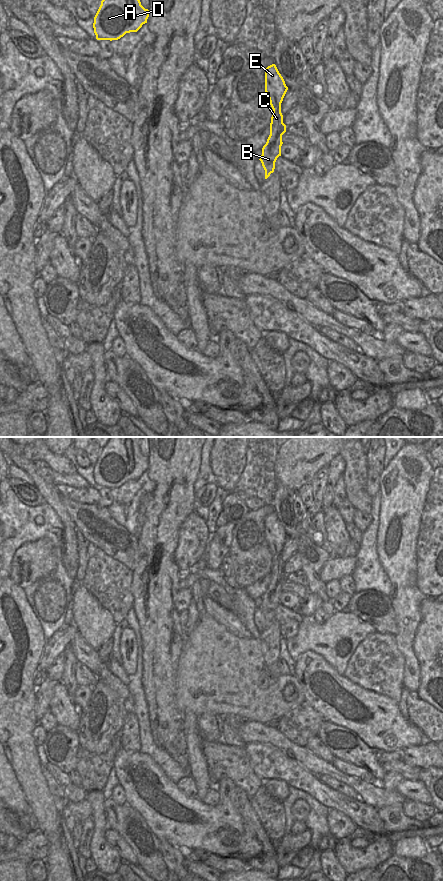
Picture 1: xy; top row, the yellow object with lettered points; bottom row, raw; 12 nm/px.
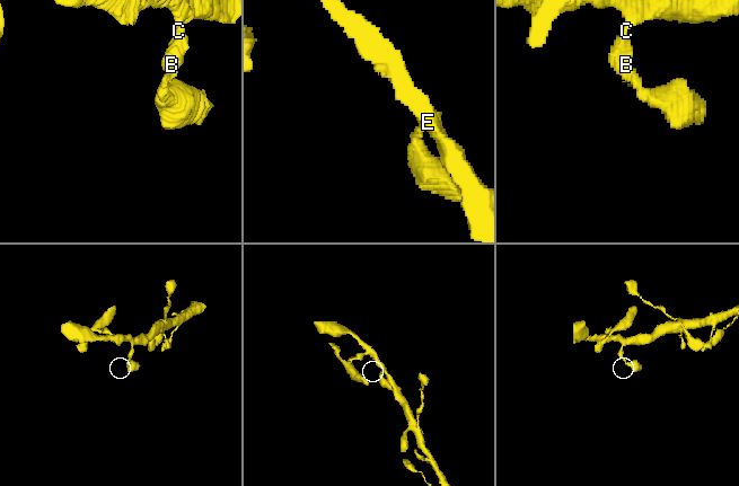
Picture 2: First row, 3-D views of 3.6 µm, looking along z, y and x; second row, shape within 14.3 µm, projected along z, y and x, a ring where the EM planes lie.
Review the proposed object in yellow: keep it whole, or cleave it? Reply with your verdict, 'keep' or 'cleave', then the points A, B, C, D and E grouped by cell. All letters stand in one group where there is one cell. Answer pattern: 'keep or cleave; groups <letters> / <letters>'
keep; groups A B C D E

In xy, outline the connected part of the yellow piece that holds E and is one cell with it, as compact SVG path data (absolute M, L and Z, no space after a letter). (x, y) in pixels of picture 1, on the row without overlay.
M275 512L268 514L265 518L265 540L273 557L270 571L270 583L262 596L260 609L265 618L265 627L274 620L275 610L281 604L282 583L286 580L283 571L281 551L288 538L285 529L279 521Z

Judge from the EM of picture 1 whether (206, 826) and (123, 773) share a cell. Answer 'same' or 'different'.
same

